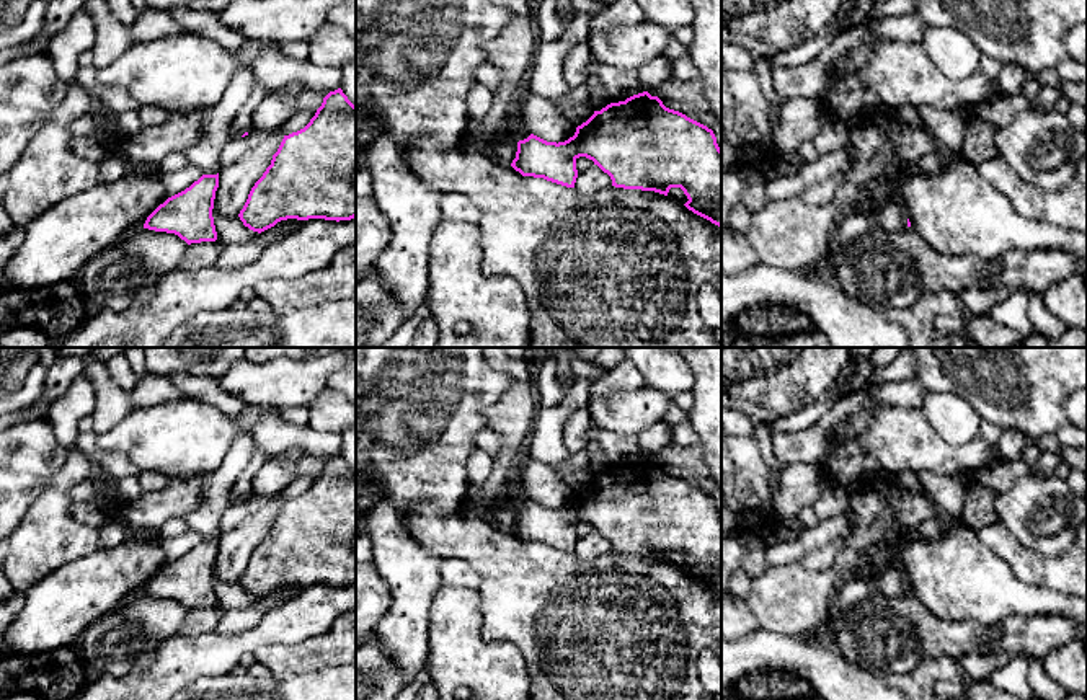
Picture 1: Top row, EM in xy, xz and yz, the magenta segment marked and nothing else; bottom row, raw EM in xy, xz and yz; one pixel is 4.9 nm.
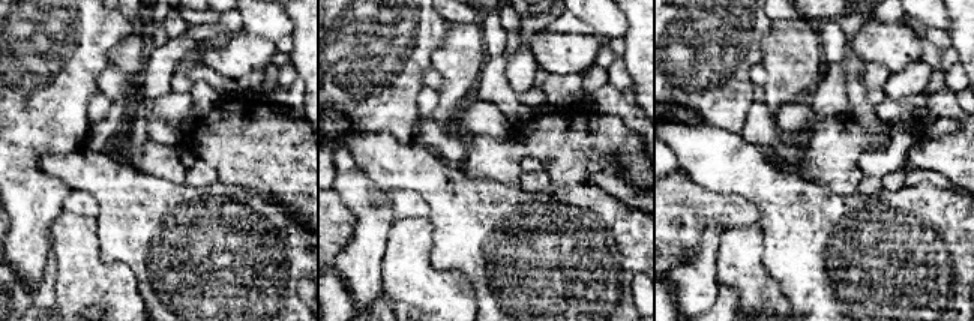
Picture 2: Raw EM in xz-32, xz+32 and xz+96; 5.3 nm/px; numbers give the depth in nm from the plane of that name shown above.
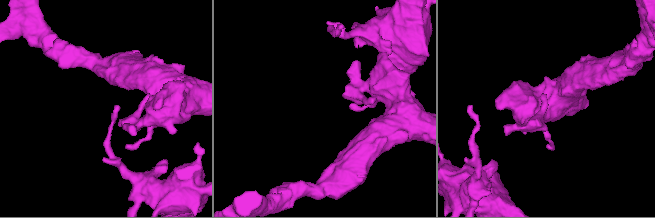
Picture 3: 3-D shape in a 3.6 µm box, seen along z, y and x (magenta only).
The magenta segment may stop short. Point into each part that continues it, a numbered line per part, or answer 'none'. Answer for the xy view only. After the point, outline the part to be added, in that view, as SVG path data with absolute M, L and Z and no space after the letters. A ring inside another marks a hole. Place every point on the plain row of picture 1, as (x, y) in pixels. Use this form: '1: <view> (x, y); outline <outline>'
none

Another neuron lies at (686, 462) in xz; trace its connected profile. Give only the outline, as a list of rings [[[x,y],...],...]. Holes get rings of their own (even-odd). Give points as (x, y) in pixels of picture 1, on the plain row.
[[[672,442],[664,445],[658,454],[654,454],[654,457],[666,473],[679,476],[712,494],[721,516],[721,491],[710,478],[708,468],[703,462],[703,450],[699,442],[689,447]]]

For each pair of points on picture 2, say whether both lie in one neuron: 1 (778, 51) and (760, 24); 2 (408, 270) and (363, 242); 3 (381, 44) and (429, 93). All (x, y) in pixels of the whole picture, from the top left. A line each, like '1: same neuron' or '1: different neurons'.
1: different neurons
2: different neurons
3: different neurons

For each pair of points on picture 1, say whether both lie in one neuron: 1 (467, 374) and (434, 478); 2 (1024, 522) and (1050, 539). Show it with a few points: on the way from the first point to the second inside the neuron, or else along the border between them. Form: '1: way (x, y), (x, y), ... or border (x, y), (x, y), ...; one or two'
1: way (441, 400), (434, 407), (434, 452); one
2: way (1030, 522), (1043, 532); one

